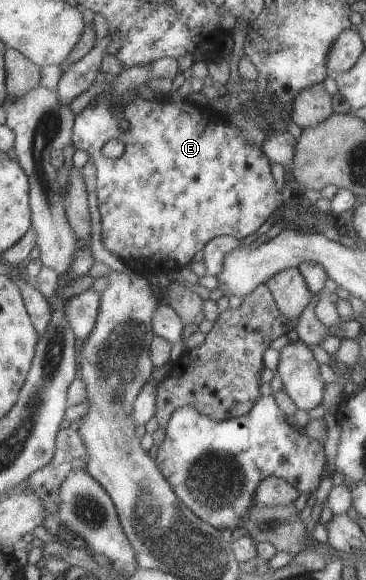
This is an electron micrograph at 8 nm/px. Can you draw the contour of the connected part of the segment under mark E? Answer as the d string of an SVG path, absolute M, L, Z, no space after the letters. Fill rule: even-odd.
M136 96L122 113L113 112L114 105L115 101L112 98L94 98L80 113L76 114L72 145L75 150L87 150L92 155L97 169L97 199L101 213L103 246L107 251L123 261L126 267L132 269L132 272L145 272L152 278L157 279L159 275L164 276L168 272L180 271L186 265L189 265L194 259L194 255L198 251L203 251L204 247L215 237L228 235L233 236L240 242L244 241L245 238L249 239L249 236L252 237L268 221L272 213L276 213L276 209L283 205L284 195L278 189L278 183L276 183L276 179L272 175L271 161L262 147L258 147L257 142L248 143L245 132L236 123L230 123L210 104L202 106L190 100L189 97L184 98L182 101L171 101L169 97L168 99L157 97L151 101L146 101L146 99ZM120 119L129 122L130 129L127 132L120 129ZM110 139L118 139L124 144L125 150L120 158L110 159L110 157L106 157L102 153L104 145Z

